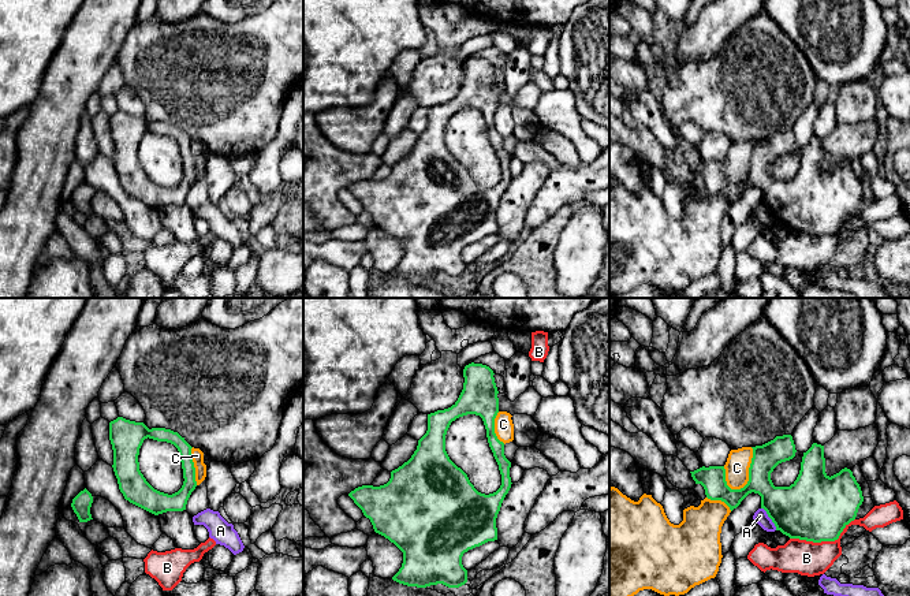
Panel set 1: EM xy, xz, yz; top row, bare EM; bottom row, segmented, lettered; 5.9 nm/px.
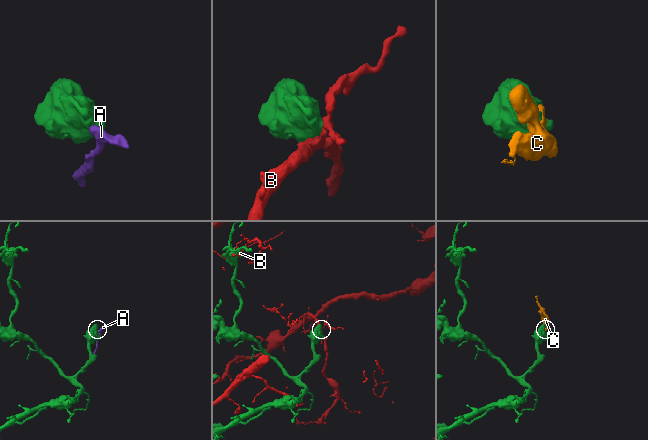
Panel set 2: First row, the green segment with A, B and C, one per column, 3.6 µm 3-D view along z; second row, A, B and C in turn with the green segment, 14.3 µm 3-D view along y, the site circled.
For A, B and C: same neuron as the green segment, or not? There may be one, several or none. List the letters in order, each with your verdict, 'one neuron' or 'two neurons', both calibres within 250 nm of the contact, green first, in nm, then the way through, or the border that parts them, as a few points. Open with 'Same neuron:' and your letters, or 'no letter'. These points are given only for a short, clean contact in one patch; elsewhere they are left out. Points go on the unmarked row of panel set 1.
Same neuron: no letter
A: two neurons | 360/80 nm | along yz (761, 201), (776, 223)
B: two neurons | 400/200 nm
C: two neurons | 190/140 nm | along yz (752, 141), (749, 174), (742, 181), (731, 183)

